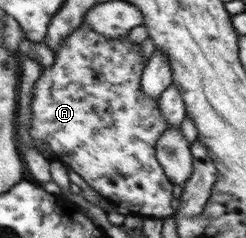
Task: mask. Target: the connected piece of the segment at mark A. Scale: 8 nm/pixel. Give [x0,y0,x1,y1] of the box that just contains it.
[28,23,179,218]

